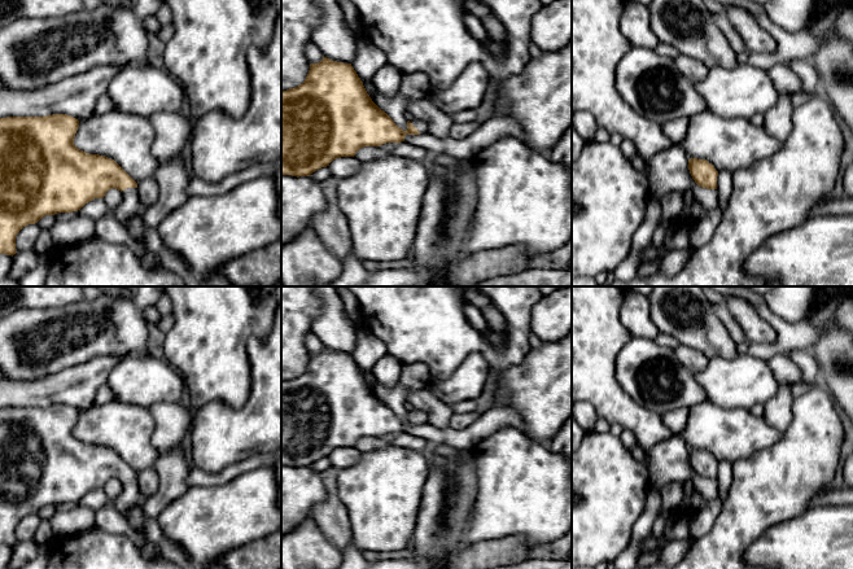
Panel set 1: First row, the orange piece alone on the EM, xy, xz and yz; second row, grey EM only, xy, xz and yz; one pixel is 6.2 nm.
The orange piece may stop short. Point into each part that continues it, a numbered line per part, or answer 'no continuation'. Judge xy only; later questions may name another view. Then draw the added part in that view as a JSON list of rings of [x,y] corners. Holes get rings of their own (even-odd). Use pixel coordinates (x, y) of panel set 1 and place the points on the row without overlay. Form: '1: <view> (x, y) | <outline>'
1: xy (131, 497) | [[[137,478],[122,481],[122,491],[113,500],[114,507],[124,516],[132,508],[143,508],[148,496],[139,487]]]

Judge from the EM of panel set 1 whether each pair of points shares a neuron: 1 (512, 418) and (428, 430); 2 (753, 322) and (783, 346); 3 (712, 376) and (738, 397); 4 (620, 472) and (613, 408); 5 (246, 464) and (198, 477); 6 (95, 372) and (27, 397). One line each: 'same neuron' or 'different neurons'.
1: same neuron
2: different neurons
3: same neuron
4: different neurons
5: same neuron
6: same neuron

